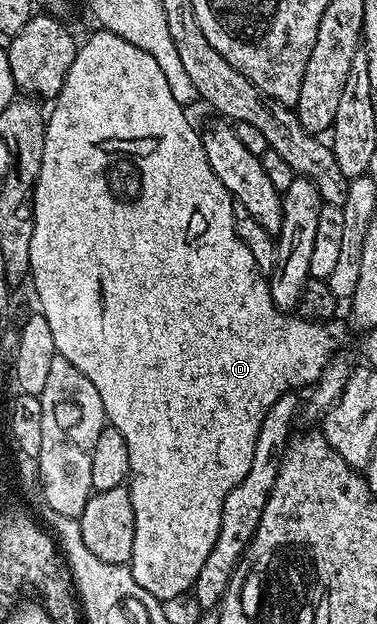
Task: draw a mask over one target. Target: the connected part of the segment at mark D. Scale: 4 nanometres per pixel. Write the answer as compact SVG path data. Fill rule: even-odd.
M103 28L97 31L79 43L74 64L70 64L70 72L46 118L42 168L32 192L34 236L30 236L30 282L36 285L36 294L40 297L38 310L46 316L46 324L50 324L57 355L70 360L70 364L98 388L105 419L122 432L122 440L126 440L126 448L130 448L130 489L134 504L134 552L130 569L136 583L146 588L150 596L163 600L189 593L195 587L198 572L202 572L202 564L206 564L206 556L210 556L210 548L214 548L226 496L230 496L230 488L250 472L258 428L262 428L266 412L274 408L274 400L295 391L295 386L308 388L315 383L320 372L337 357L336 349L344 338L344 326L340 320L323 324L309 322L307 318L278 309L265 271L258 268L254 256L250 256L250 248L246 248L238 236L232 211L234 199L222 180L214 176L214 168L210 168L210 160L206 160L201 131L188 123L185 107L174 100L162 68L158 68L150 52L134 48L130 40L122 40Z

